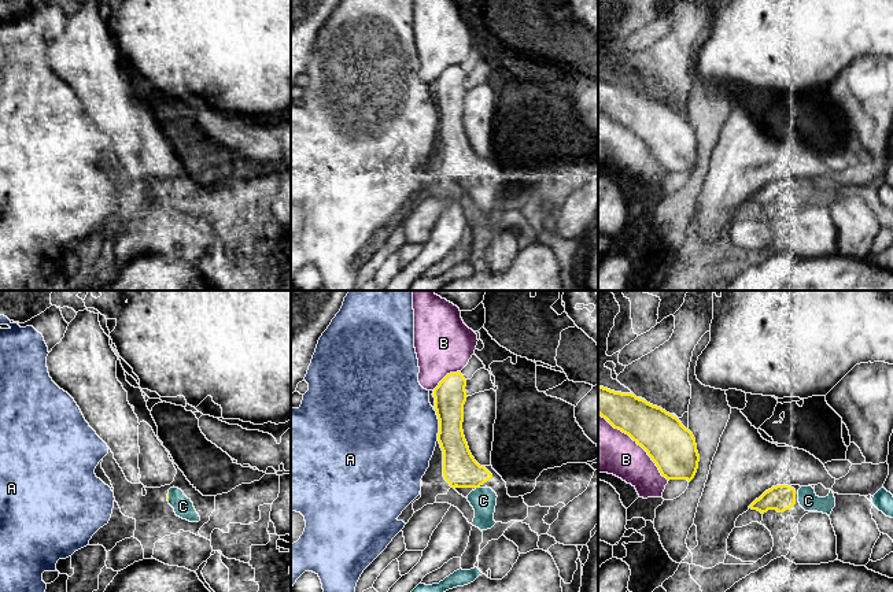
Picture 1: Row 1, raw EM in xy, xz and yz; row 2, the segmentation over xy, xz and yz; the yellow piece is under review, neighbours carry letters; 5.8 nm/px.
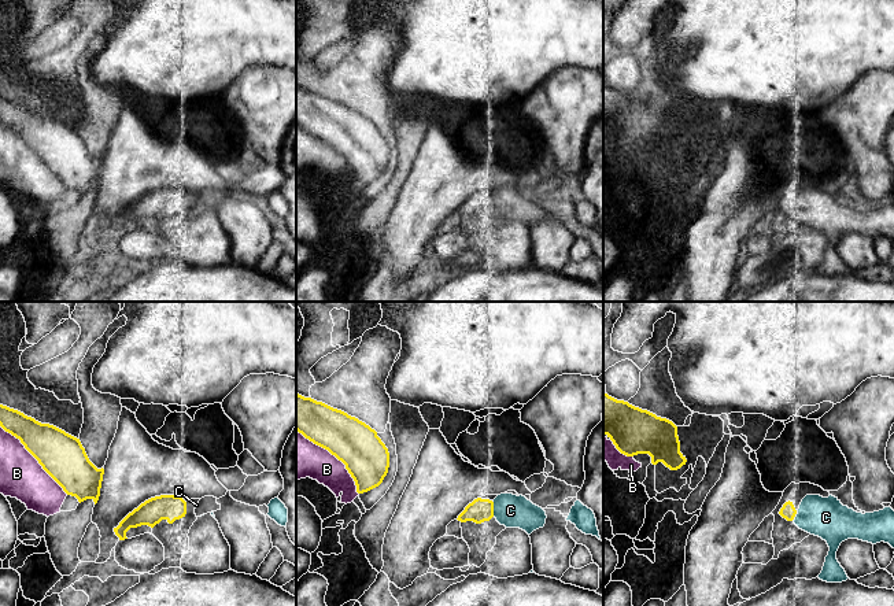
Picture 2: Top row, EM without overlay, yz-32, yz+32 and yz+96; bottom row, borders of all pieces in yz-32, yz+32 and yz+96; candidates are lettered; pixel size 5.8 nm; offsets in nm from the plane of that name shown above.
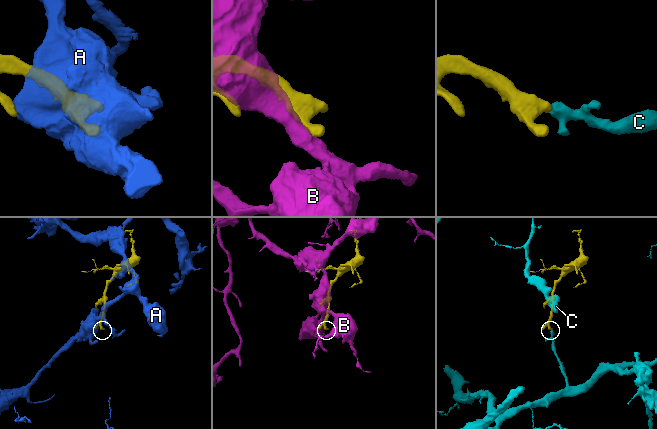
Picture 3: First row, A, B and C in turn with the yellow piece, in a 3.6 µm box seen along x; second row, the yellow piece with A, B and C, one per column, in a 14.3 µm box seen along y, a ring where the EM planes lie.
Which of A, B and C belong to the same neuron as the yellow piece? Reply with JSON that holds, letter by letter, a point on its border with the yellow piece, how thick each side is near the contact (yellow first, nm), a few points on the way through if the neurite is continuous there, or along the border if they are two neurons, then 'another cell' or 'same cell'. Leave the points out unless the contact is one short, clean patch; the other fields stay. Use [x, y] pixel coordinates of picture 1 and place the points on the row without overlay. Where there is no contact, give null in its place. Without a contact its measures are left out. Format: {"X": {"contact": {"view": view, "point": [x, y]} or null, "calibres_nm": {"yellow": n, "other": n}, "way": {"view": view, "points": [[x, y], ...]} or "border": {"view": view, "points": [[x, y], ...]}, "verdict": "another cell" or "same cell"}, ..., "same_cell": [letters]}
{"A": {"contact": {"view": "xz", "point": [439, 119]}, "calibres_nm": {"yellow": 190, "other": 480}, "verdict": "another cell"}, "B": {"contact": {"view": "yz", "point": [637, 136]}, "calibres_nm": {"yellow": 280, "other": 300}, "verdict": "another cell"}, "C": {"contact": {"view": "xz", "point": [478, 180]}, "calibres_nm": {"yellow": 200, "other": 150}, "verdict": "same cell"}, "same_cell": ["C"]}

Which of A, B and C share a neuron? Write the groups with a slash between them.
A / B / C

